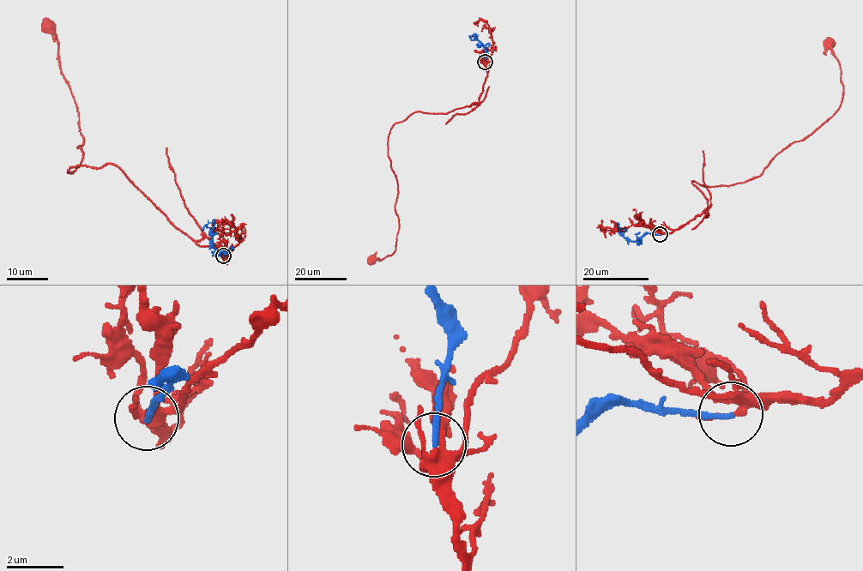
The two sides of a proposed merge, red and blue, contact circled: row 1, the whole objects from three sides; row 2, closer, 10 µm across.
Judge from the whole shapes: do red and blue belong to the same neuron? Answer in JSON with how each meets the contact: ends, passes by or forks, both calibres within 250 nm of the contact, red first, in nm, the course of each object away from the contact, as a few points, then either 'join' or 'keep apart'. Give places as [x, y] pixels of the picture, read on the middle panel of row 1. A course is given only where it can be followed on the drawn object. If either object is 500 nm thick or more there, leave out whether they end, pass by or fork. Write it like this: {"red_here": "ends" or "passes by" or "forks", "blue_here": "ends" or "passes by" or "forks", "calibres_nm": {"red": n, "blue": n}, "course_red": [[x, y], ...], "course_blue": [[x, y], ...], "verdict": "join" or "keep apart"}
{"red_here": "forks", "blue_here": "ends", "calibres_nm": {"red": 240, "blue": 180}, "course_red": [[485, 63], [477, 104], [414, 112], [392, 128], [398, 231], [391, 255], [371, 261]], "course_blue": [[485, 63], [485, 50], [475, 34], [471, 37], [473, 40]], "verdict": "join"}

